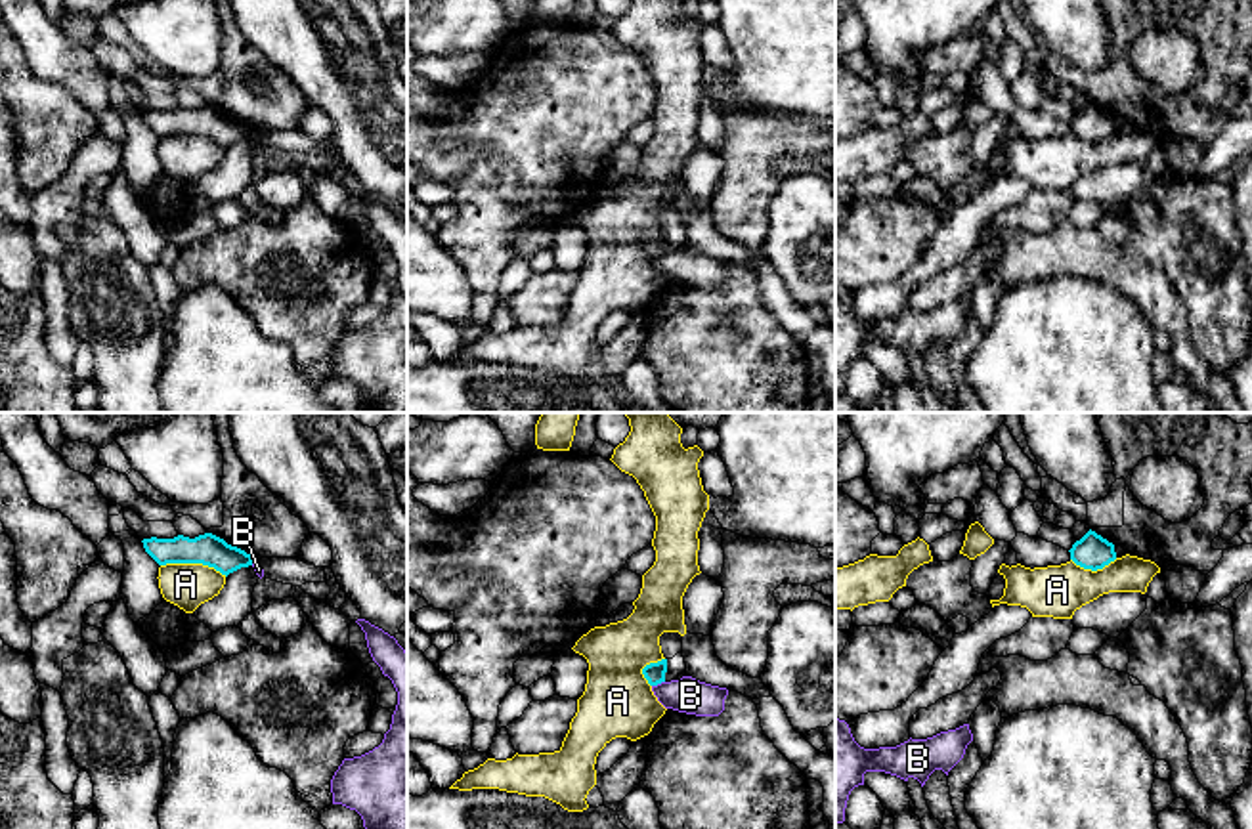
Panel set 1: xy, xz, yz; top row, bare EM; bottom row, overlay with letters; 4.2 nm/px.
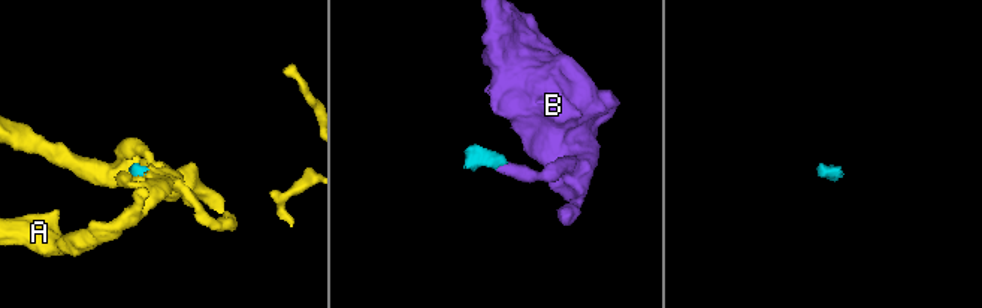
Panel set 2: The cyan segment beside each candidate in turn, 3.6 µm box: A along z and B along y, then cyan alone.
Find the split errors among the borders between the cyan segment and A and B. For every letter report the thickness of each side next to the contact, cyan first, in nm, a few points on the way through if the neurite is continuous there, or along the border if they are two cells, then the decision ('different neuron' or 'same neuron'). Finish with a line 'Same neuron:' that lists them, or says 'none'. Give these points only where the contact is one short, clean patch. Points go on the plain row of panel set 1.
A: 130 nm thick on the cyan side, 190 nm on the other; border along xy (161, 136), (207, 136), (226, 148); different neuron
B: 90 nm thick on the cyan side, 150 nm on the other; border along xz (664, 253), (652, 258); different neuron
Same neuron: none

